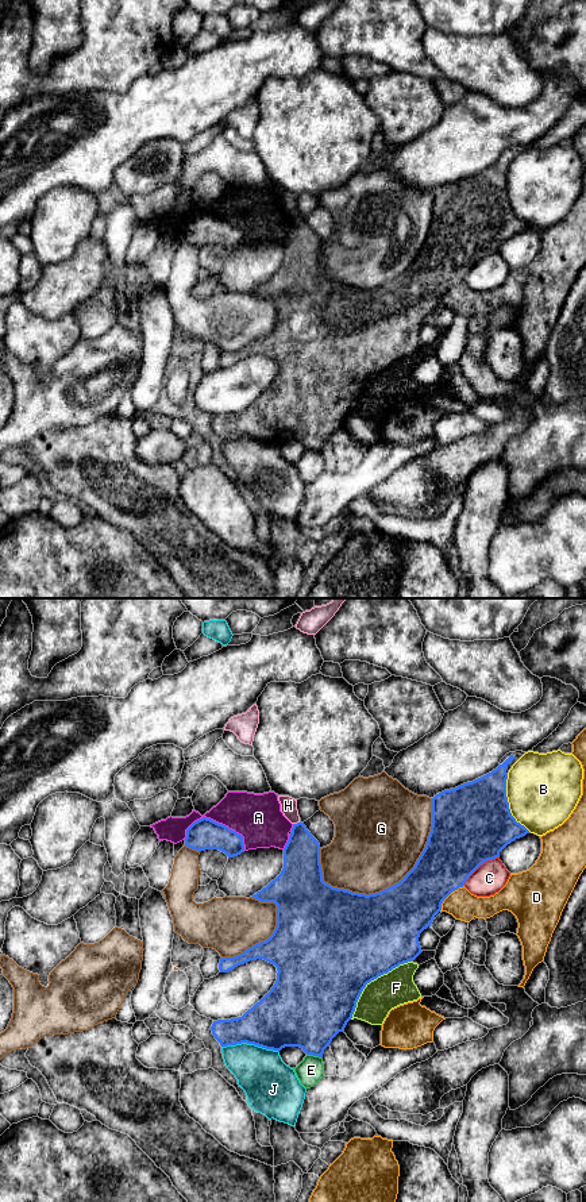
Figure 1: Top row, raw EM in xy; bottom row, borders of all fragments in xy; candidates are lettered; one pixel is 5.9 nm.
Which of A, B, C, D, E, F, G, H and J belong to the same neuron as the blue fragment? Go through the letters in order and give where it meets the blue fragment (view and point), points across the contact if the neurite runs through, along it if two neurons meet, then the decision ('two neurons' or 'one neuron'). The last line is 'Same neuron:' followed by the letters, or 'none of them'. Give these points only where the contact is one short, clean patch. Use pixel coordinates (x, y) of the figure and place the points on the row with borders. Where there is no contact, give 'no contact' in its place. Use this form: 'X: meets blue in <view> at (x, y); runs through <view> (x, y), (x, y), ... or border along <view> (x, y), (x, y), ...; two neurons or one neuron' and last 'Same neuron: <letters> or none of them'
A: meets blue in xy at (220, 824); two neurons
B: meets blue in xy at (508, 804); two neurons
C: meets blue in xy at (478, 866); two neurons
D: meets blue in xy at (448, 894); two neurons
E: meets blue in xy at (313, 1055); two neurons
F: meets blue in xy at (371, 979); two neurons
G: meets blue in xy at (401, 879); two neurons
H: meets blue in xy at (297, 823); border along xy (299, 821), (293, 824); two neurons
J: meets blue in xy at (250, 1043); two neurons
Same neuron: none of them

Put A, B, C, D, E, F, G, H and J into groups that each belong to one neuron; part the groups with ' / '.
A F / B / C / D / E / G / H / J

